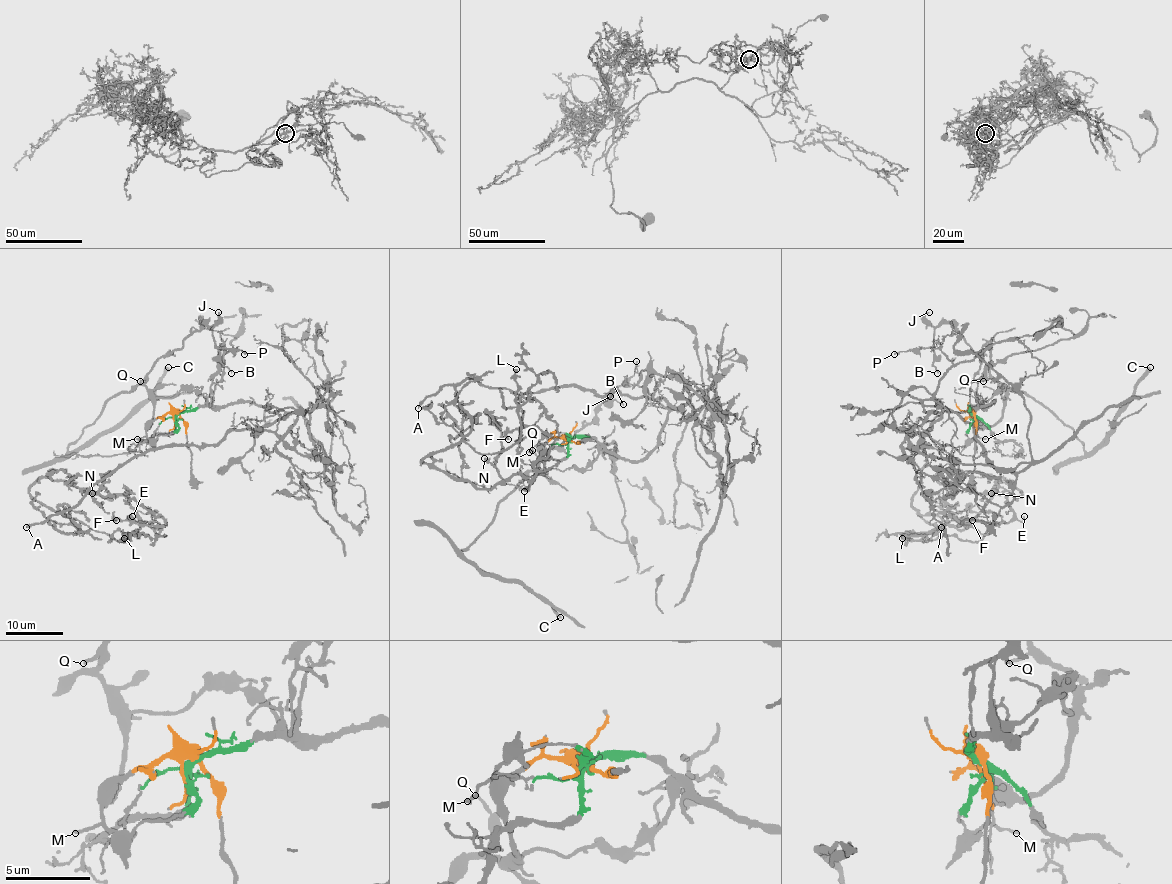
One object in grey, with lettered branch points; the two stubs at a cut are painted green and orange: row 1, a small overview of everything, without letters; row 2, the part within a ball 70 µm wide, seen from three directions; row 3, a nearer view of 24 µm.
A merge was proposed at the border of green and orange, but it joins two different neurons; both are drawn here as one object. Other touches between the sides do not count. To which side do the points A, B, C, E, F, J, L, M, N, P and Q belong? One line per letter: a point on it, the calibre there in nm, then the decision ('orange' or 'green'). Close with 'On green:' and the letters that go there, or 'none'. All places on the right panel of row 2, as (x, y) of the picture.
A: at (941, 527); 200 nm thick; green
B: at (937, 373); 150 nm thick; orange
C: at (1150, 367); 440 nm thick; orange
E: at (1024, 516); 150 nm thick; green
F: at (972, 520); 280 nm thick; green
J: at (929, 312); 160 nm thick; orange
L: at (902, 538); 190 nm thick; green
M: at (985, 439); 180 nm thick; orange
N: at (991, 493); 400 nm thick; green
P: at (894, 354); 180 nm thick; orange
Q: at (983, 381); 160 nm thick; orange
On green: A, E, F, L, N

